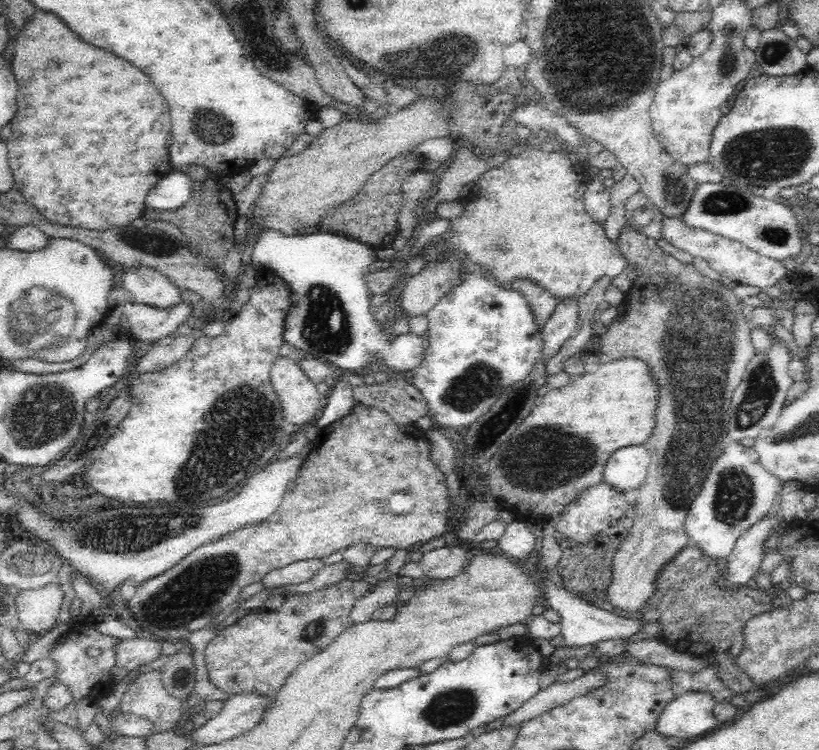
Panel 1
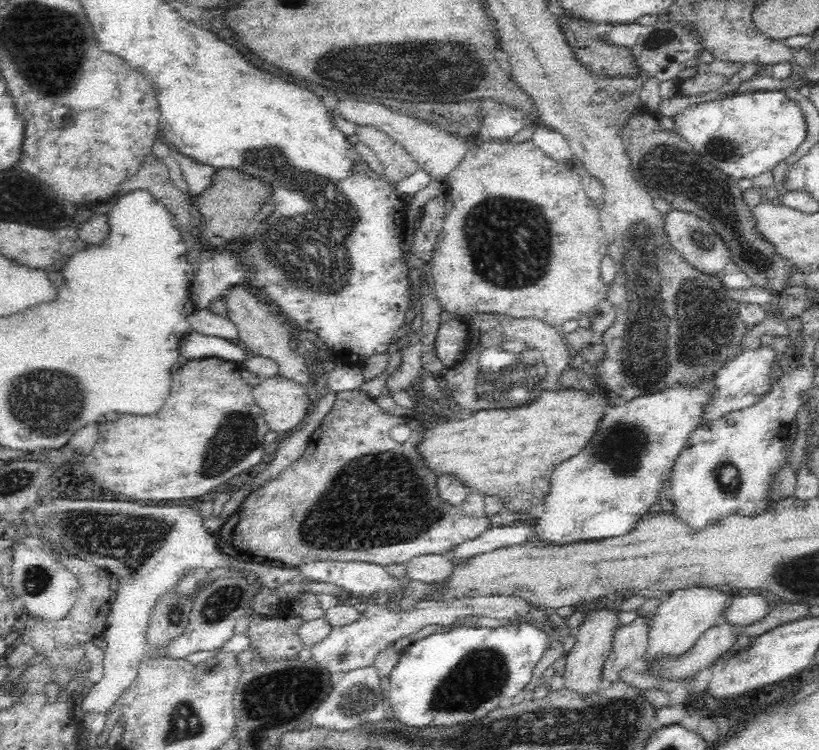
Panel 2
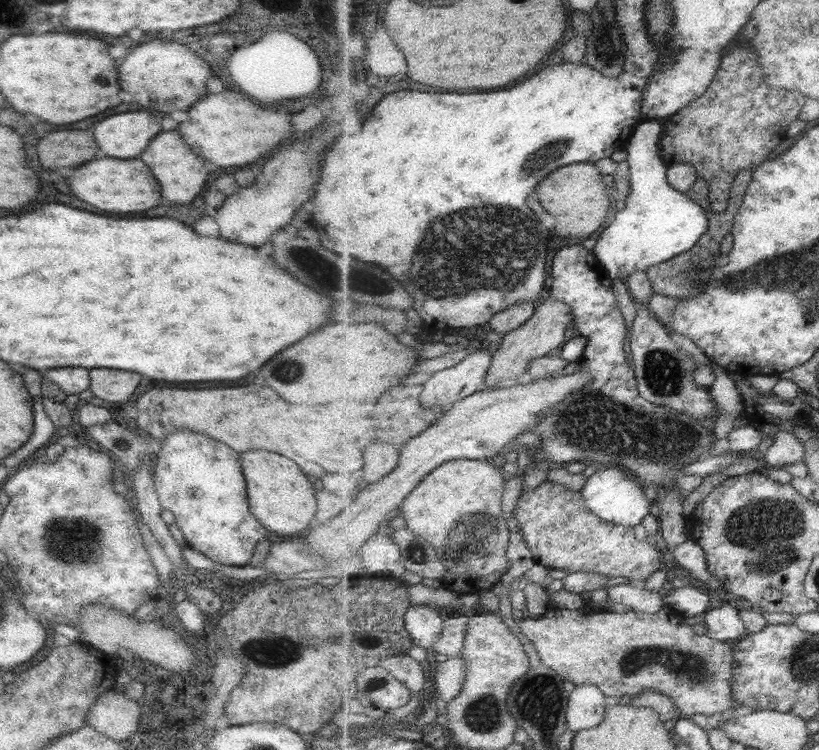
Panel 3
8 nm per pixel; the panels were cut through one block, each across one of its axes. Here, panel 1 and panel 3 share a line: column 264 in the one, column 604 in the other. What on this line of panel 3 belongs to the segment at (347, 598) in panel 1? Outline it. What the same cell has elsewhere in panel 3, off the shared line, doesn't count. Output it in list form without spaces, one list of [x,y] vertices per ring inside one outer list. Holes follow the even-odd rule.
[[[551,601],[547,602],[545,613],[538,616],[524,616],[518,622],[518,628],[523,637],[531,640],[543,664],[556,670],[563,680],[581,684],[595,684],[611,700],[621,696],[637,696],[643,690],[658,690],[665,696],[674,699],[680,715],[706,715],[711,721],[727,709],[734,707],[733,678],[735,653],[732,644],[719,642],[709,638],[707,634],[699,636],[687,620],[669,608],[657,608],[649,613],[629,611],[626,614],[617,612],[599,612],[587,614],[579,610],[561,610],[553,608]]]

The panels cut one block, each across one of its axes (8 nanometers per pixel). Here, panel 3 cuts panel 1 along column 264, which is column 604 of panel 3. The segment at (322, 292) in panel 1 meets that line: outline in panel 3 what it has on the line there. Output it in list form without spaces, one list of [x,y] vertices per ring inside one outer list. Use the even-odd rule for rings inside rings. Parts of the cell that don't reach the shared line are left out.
[[[664,119],[643,121],[636,126],[627,144],[631,192],[624,209],[595,241],[592,250],[611,279],[625,283],[635,270],[647,271],[691,250],[709,228],[703,207],[669,184],[668,170],[661,159]]]

